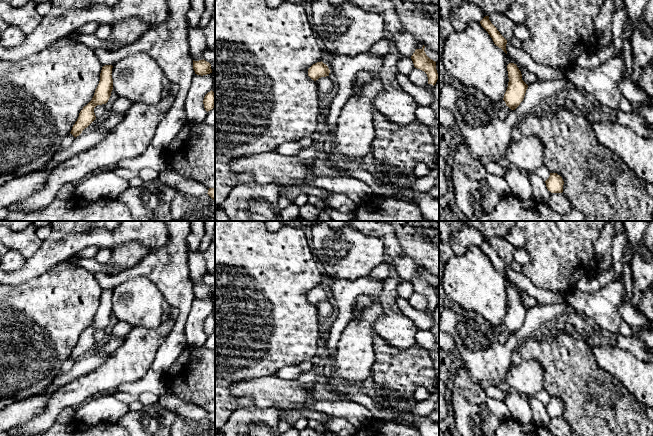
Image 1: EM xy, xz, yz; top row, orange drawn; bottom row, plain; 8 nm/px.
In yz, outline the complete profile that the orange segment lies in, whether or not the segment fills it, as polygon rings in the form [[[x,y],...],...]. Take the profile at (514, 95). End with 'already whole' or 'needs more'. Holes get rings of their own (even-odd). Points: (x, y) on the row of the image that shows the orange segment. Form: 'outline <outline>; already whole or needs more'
outline [[[514,63],[507,65],[508,87],[503,100],[511,110],[515,110],[523,101],[528,85],[522,80],[522,74]]]; already whole

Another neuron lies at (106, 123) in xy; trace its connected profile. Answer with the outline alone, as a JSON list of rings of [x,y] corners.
[[[111,111],[109,114],[103,116],[101,123],[96,127],[95,130],[110,130],[112,129],[113,121],[121,121],[124,114]]]

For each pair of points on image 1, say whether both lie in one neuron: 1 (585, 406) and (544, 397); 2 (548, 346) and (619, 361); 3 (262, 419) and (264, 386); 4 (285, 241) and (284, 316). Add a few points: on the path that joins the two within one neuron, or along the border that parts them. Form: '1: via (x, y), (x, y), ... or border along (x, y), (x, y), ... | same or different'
1: border along (543, 388), (551, 396) | different
2: border along (589, 343), (589, 349), (595, 362), (610, 373) | different
3: border along (254, 405), (260, 408), (277, 407), (283, 412) | different
4: via (283, 260), (283, 297) | same

